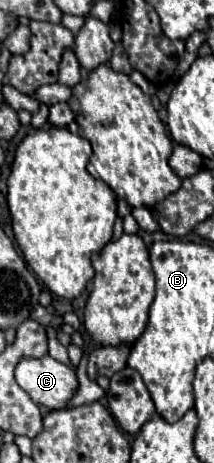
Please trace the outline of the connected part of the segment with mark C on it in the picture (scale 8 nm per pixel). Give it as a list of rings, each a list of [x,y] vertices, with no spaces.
[[[50,355],[42,359],[22,359],[16,367],[16,381],[34,403],[50,411],[64,409],[78,391],[76,371]]]

